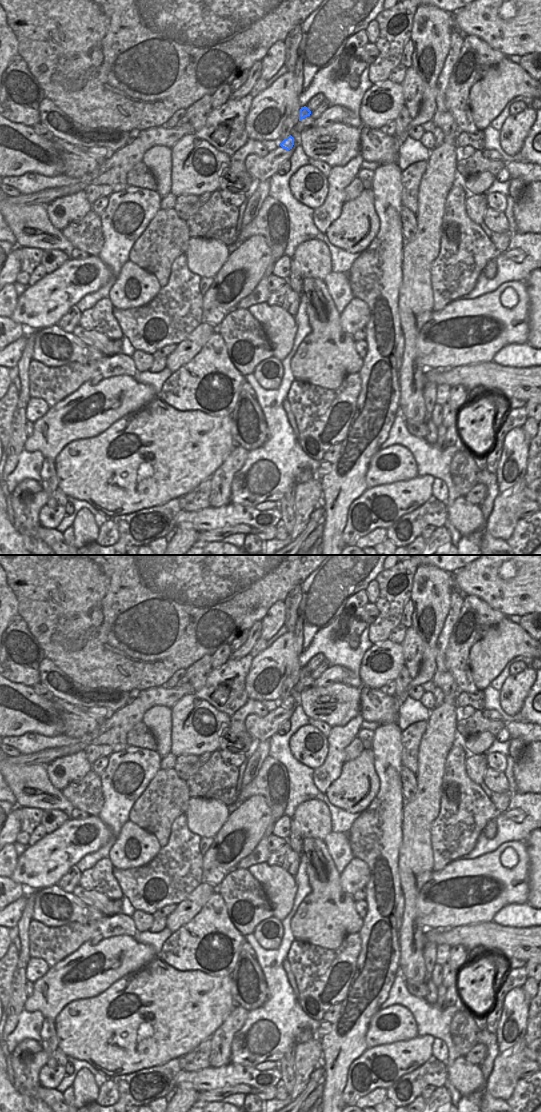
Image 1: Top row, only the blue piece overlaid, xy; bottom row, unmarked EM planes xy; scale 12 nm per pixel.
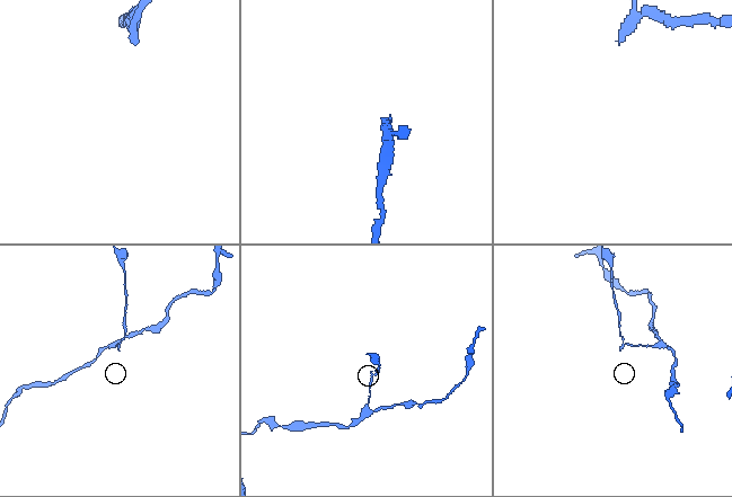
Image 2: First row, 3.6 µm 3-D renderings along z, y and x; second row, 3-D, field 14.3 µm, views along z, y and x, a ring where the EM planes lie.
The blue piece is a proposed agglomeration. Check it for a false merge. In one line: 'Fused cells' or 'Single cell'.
Fused cells

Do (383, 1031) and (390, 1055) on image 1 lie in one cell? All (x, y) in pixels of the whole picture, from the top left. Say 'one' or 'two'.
two

